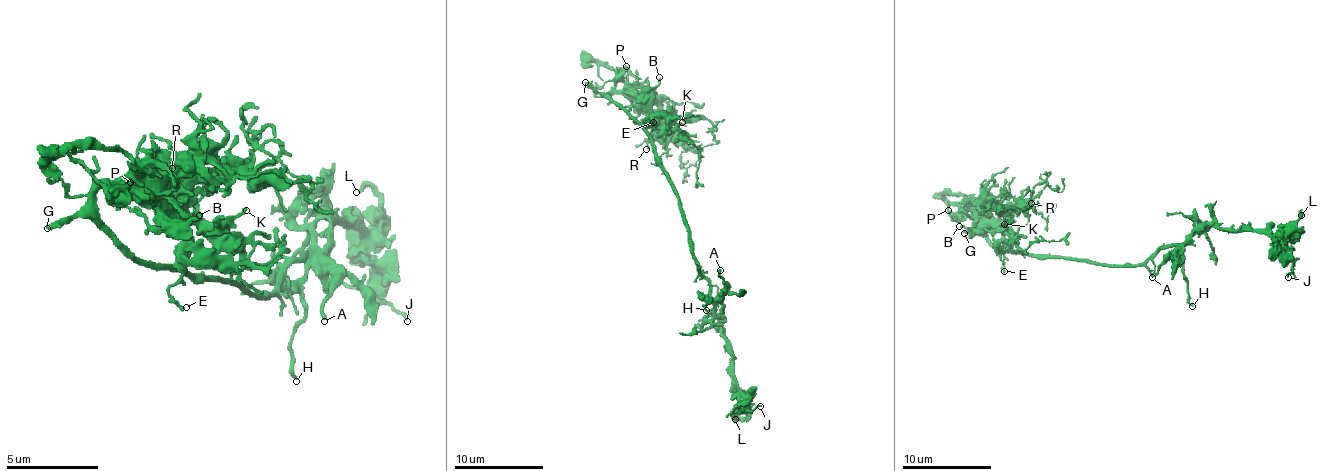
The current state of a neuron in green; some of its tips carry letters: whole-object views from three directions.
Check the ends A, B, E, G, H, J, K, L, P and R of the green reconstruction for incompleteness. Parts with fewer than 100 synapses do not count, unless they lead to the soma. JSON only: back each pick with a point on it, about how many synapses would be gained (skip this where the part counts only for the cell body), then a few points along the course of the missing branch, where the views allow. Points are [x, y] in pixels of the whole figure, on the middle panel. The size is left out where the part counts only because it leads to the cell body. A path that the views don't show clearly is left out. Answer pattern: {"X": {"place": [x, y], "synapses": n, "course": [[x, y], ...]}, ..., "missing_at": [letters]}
{"G": {"place": [585, 82]}, "missing_at": ["G"]}

